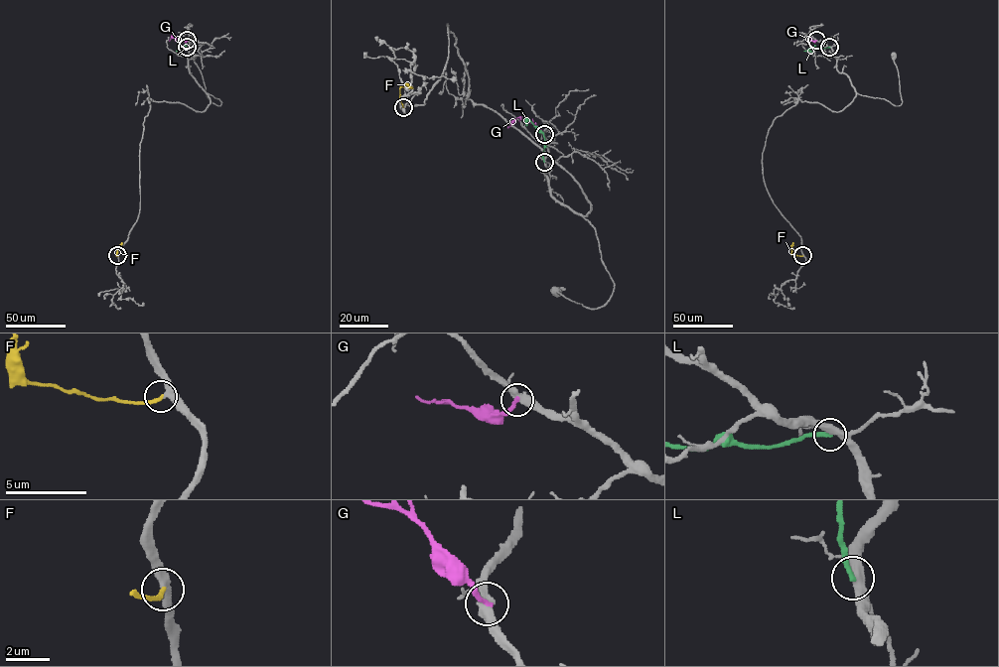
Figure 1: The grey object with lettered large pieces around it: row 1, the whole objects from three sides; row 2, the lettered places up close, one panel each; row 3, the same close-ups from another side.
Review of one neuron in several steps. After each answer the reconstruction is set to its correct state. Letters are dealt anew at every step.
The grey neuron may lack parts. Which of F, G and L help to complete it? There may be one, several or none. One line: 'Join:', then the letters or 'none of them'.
Join: F

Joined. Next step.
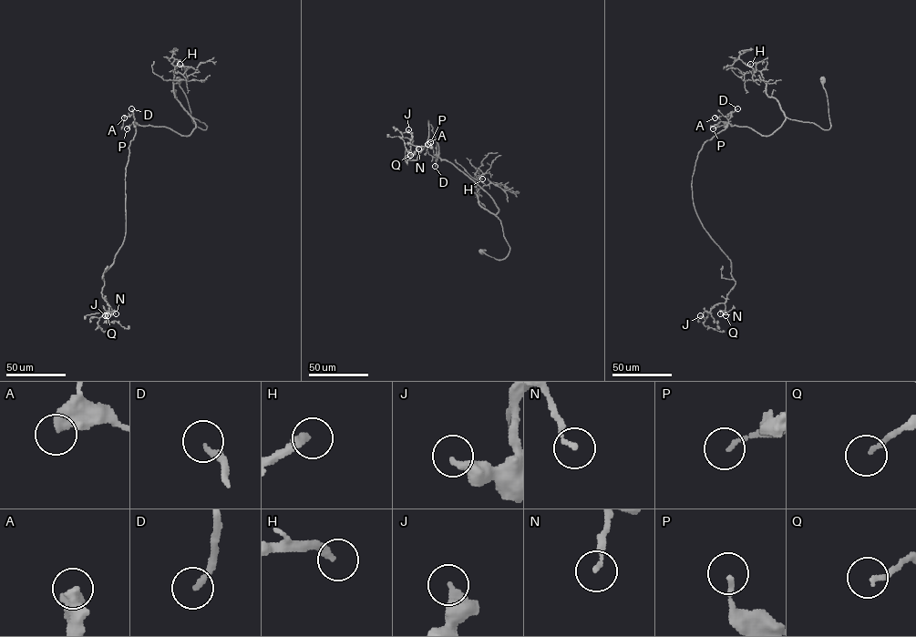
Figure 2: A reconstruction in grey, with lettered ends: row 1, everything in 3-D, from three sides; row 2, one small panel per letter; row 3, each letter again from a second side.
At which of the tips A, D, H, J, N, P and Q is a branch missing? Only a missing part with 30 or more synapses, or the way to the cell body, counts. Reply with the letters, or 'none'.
D, H

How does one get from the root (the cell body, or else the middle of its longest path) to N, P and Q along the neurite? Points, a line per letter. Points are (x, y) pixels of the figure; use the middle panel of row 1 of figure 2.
N: (481, 251), (502, 260), (509, 251), (492, 199), (437, 157), (428, 120), (426, 145), (407, 164), (418, 148)
P: (481, 251), (502, 260), (509, 251), (500, 220), (495, 215), (499, 209), (473, 180), (434, 155), (430, 142)
Q: (481, 251), (502, 260), (509, 251), (492, 199), (437, 157), (428, 120), (426, 145), (407, 164), (410, 155)

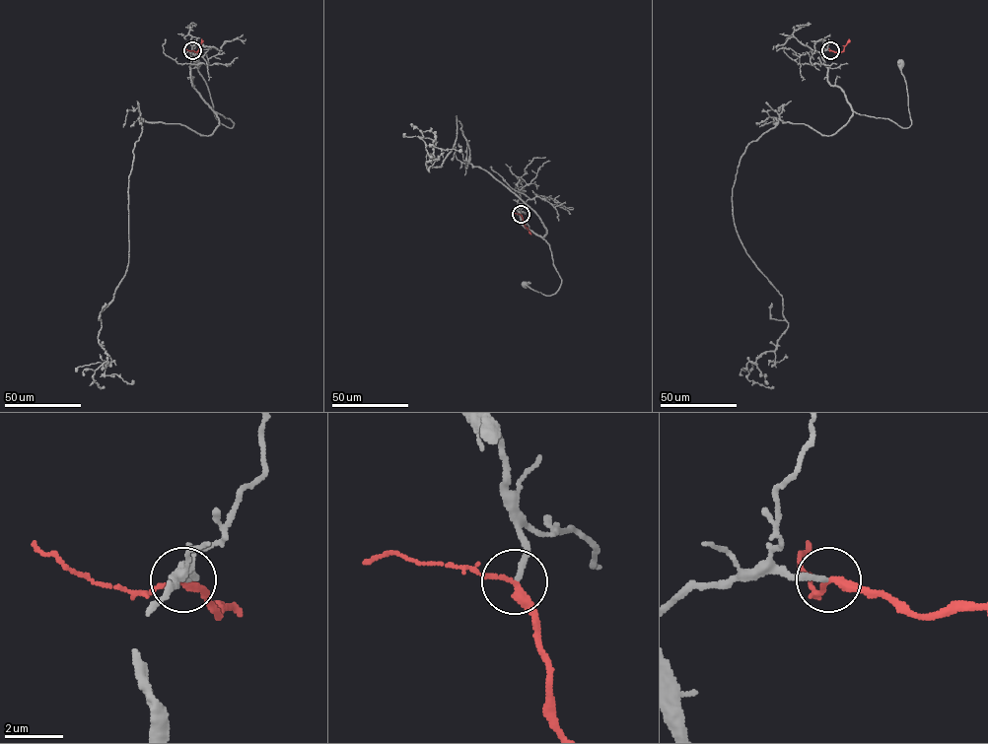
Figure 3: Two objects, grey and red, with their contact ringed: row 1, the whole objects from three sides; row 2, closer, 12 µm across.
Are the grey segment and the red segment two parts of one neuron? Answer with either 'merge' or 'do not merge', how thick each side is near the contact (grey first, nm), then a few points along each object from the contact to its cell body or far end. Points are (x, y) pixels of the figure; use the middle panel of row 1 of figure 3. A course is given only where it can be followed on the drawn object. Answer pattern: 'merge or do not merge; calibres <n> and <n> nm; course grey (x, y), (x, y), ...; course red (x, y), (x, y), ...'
merge; calibres 190 and 240 nm; course grey (521, 214), (518, 205), (521, 223), (549, 244), (553, 265), (561, 279), (559, 288), (550, 295), (525, 285); course red (521, 214), (529, 233)

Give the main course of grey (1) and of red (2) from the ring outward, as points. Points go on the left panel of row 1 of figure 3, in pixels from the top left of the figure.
1: (192, 50), (192, 87), (214, 111), (233, 122), (232, 128), (216, 118), (207, 86), (197, 64)
2: (192, 50), (198, 50), (201, 38)

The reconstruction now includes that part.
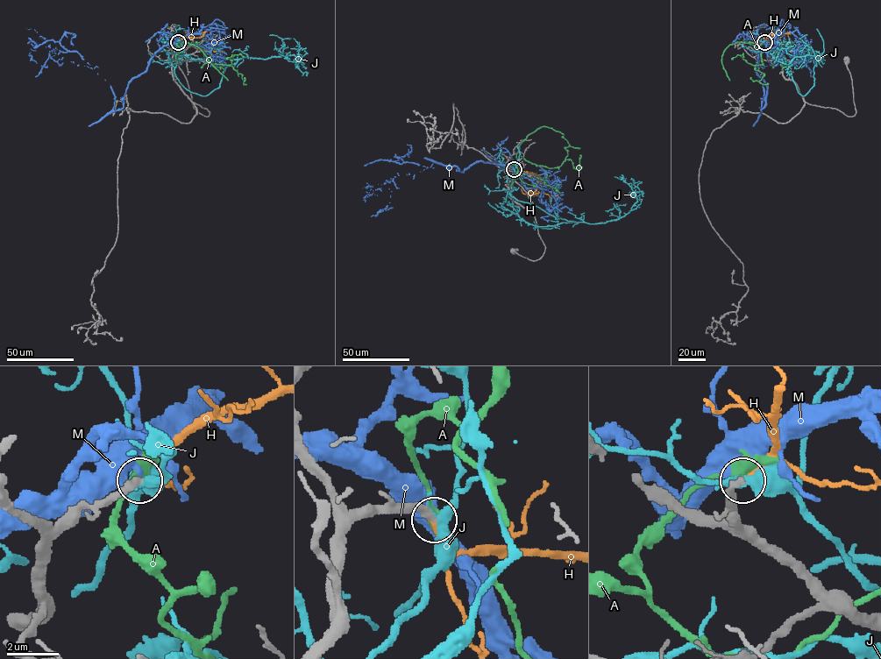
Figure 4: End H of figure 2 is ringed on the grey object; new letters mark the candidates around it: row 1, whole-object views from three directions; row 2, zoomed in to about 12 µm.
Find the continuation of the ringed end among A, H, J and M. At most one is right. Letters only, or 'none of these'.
H

